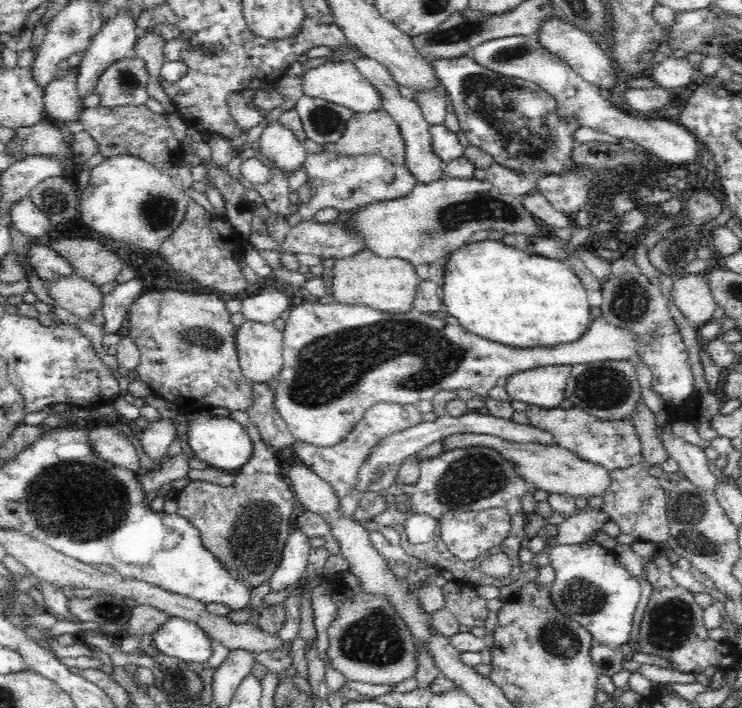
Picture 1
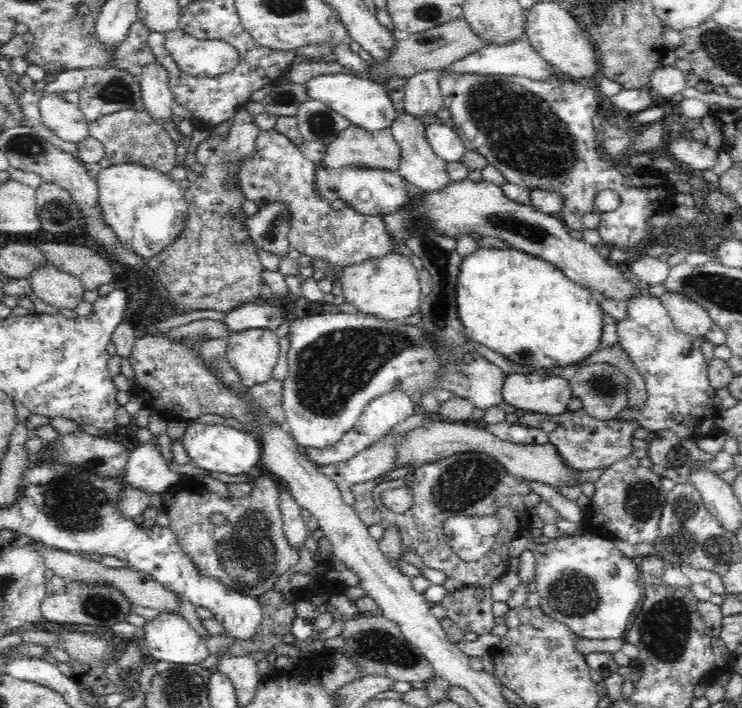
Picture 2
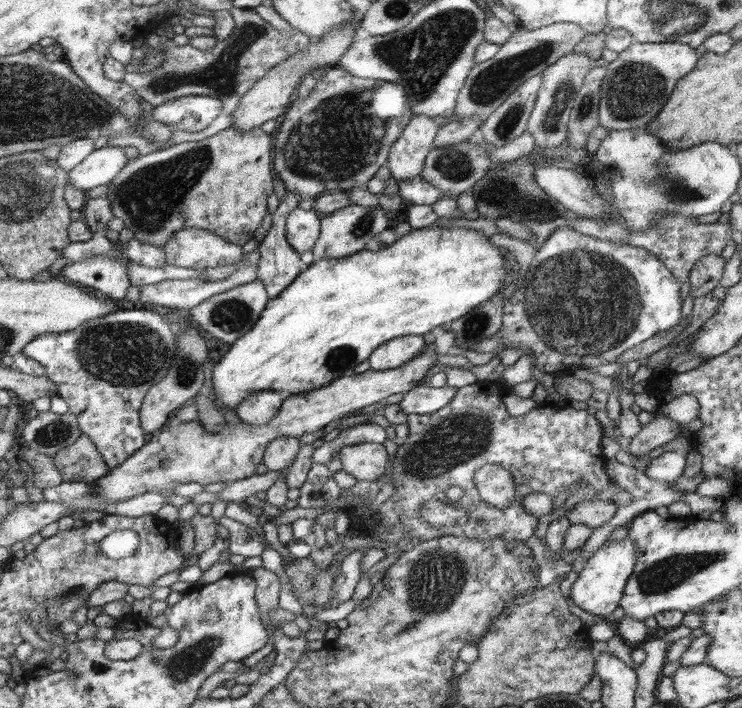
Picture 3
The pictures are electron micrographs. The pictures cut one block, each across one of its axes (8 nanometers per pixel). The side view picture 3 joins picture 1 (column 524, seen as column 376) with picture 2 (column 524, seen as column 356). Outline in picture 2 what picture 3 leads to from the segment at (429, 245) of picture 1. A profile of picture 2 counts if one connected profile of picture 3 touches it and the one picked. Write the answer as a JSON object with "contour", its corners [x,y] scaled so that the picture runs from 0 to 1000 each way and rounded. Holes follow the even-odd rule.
{"contour":[[[625,253],[608,257],[598,273],[571,273],[555,291],[555,297],[534,299],[515,305],[528,331],[531,343],[544,343],[546,328],[551,326],[561,312],[582,315],[590,326],[598,326],[601,332],[617,339],[633,328],[644,328],[648,333],[671,336],[685,345],[686,350],[712,357],[718,363],[729,364],[730,369],[749,374],[760,390],[768,393],[787,407],[798,407],[803,415],[817,417],[825,422],[849,427],[854,421],[865,418],[889,421],[896,412],[891,401],[881,403],[875,408],[860,408],[860,404],[849,401],[838,393],[838,387],[827,379],[827,371],[810,363],[802,346],[790,345],[787,338],[768,335],[767,322],[753,305],[733,302],[714,290],[691,285],[678,274],[671,261],[652,254],[639,257]]]}

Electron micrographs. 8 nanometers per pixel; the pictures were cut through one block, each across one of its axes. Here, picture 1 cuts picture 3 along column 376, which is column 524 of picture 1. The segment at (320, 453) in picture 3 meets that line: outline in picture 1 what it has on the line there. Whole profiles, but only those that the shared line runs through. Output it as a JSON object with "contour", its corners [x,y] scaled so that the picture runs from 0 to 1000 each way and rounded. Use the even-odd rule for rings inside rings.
{"contour":[[[636,581],[620,589],[609,589],[601,585],[590,589],[585,596],[569,596],[562,602],[550,605],[543,610],[531,613],[524,619],[518,619],[509,629],[500,634],[500,641],[484,662],[484,681],[472,692],[466,701],[457,703],[458,713],[461,713],[461,725],[476,727],[482,718],[485,703],[493,692],[500,692],[507,698],[512,698],[515,692],[531,688],[535,677],[535,668],[540,661],[542,654],[550,644],[561,643],[566,636],[571,636],[585,624],[596,623],[604,616],[615,613],[660,613],[662,616],[671,616],[679,619],[686,624],[705,626],[705,627],[747,627],[736,612],[728,612],[722,603],[717,600],[694,599],[690,593],[671,592],[666,588],[658,586],[654,581]]]}

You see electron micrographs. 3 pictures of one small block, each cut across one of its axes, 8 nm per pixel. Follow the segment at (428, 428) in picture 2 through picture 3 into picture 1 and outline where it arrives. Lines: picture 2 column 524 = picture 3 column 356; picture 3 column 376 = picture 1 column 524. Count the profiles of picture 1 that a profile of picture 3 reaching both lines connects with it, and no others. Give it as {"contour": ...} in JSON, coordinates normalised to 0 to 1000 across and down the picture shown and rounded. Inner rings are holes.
{"contour":[[[615,613],[596,621],[601,636],[631,634],[633,630],[655,630],[677,641],[677,645],[691,654],[693,664],[705,678],[725,678],[721,692],[736,692],[740,698],[764,698],[765,701],[795,703],[795,701],[814,701],[823,684],[825,668],[814,658],[790,653],[749,627],[705,627],[686,624],[660,613]]]}

